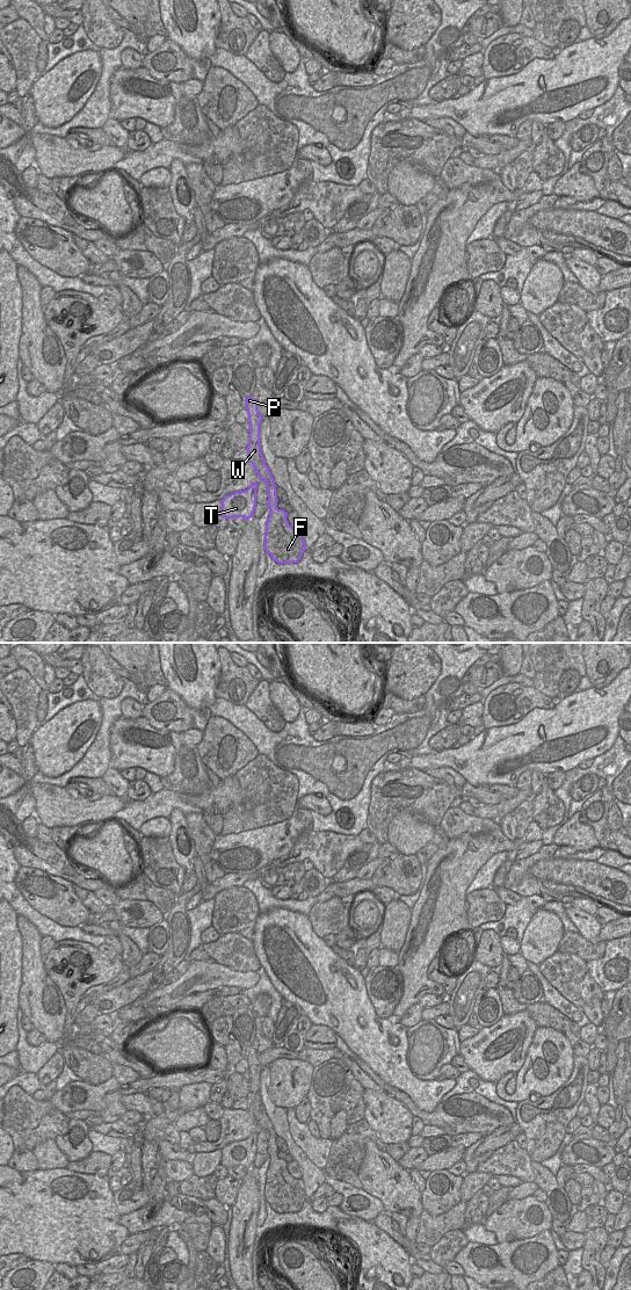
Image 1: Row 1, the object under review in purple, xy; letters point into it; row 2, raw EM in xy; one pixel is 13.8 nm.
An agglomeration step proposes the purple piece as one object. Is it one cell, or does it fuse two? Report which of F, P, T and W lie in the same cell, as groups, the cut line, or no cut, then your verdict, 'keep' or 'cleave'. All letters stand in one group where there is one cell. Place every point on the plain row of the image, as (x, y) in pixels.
groups F P T W; cut none; keep

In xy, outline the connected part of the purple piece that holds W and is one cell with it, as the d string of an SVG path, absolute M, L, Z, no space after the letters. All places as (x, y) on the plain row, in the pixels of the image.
M253 1046L246 1048L246 1059L249 1072L249 1093L247 1095L248 1110L255 1118L260 1130L267 1133L269 1167L266 1174L264 1200L271 1209L278 1213L298 1212L306 1198L304 1182L293 1179L288 1169L288 1162L277 1158L276 1133L266 1114L260 1095L260 1074L262 1066L258 1059L258 1052Z

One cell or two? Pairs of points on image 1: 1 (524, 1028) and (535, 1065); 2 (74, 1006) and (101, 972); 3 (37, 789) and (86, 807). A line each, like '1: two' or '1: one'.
1: two
2: one
3: one

